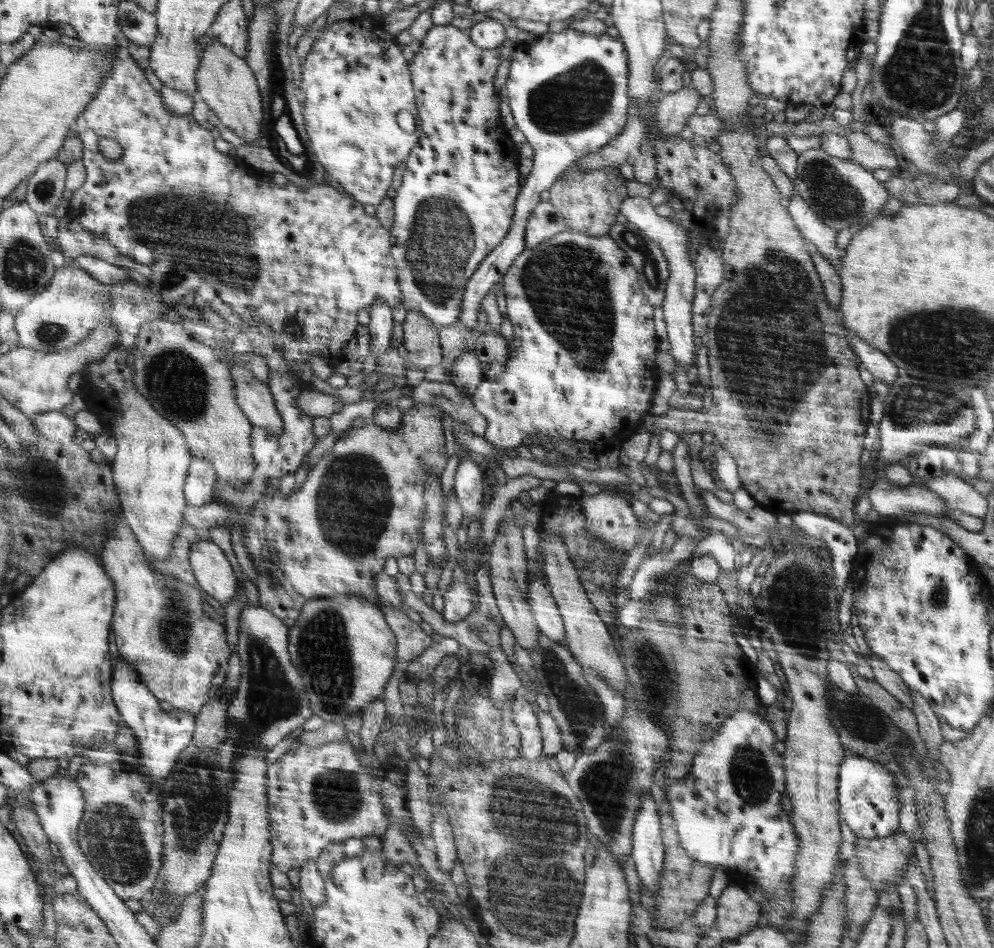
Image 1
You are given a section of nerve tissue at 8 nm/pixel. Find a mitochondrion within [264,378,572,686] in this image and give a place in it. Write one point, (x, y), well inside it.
(355, 500)

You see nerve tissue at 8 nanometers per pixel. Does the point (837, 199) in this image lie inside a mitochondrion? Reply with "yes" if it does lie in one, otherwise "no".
yes

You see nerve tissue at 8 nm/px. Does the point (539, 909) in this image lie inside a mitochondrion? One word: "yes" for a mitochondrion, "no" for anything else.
yes

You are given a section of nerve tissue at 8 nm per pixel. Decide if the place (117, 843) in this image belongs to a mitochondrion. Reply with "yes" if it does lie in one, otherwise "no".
yes

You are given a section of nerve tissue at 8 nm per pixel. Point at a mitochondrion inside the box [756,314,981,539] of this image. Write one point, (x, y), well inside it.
(916, 405)

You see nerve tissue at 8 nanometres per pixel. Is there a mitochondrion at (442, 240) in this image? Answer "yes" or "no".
yes

